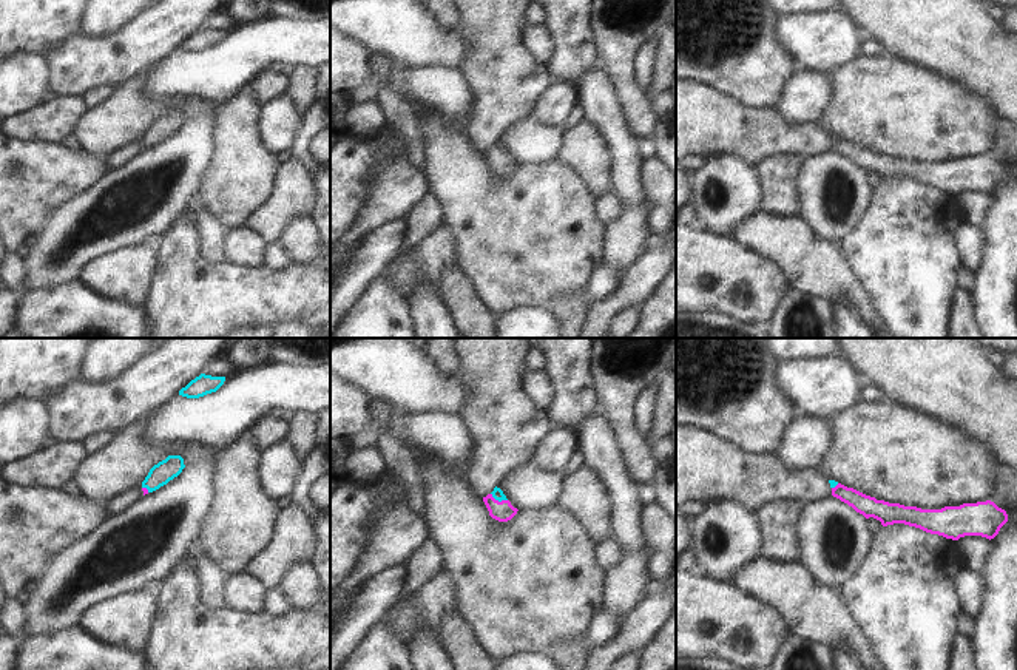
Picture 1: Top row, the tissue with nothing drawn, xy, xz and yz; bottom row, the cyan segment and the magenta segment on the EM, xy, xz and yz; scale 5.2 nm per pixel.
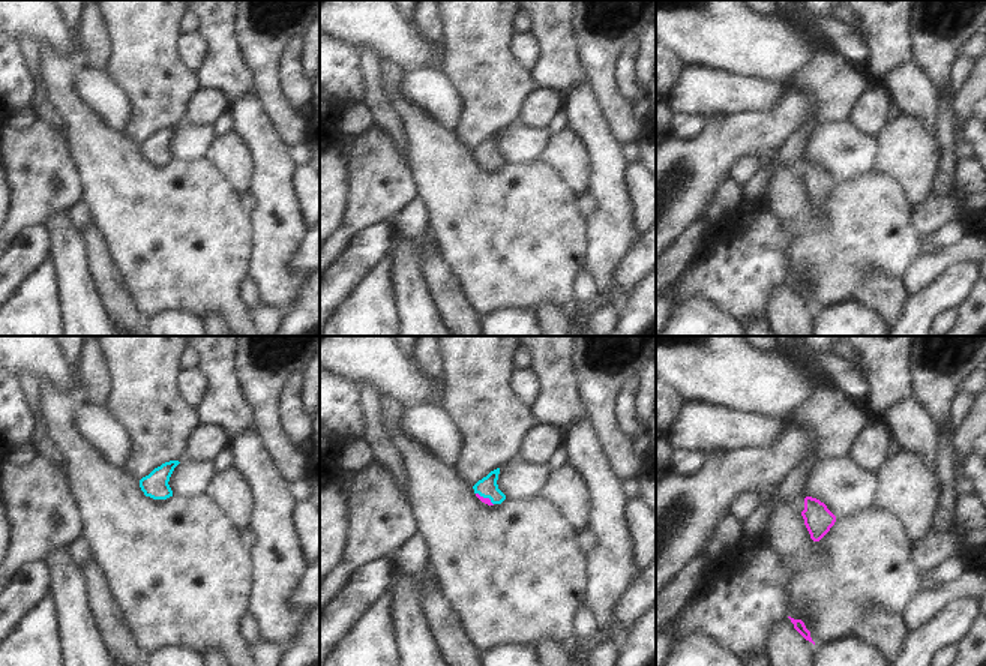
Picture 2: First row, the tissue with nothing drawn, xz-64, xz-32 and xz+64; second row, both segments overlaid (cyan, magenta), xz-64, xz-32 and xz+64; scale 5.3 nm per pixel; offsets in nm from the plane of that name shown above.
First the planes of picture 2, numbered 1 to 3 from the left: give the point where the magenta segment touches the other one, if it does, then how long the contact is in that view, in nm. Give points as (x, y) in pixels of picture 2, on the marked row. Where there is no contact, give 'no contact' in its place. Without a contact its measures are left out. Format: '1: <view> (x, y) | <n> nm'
1: no contact
2: xz-32 (485, 497) | 120 nm
3: no contact

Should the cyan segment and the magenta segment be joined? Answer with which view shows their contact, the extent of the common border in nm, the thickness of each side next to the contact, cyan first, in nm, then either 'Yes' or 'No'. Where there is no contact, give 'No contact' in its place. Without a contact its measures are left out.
Touches cyan in xz. Shared border 100 nm. Thickness 60 nm (cyan) against 110 nm. Yes

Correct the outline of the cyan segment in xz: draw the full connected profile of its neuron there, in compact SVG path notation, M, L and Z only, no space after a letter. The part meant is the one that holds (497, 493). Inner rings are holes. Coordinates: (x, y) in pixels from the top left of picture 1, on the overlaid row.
M494 488L491 494L483 497L489 516L498 522L508 522L517 514L517 508L511 505L500 488Z

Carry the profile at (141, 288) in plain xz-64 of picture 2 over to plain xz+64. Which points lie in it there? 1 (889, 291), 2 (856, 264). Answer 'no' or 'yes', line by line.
1: no
2: yes

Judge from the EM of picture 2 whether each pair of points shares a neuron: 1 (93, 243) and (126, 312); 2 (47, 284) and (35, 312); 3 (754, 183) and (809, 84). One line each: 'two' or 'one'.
1: one
2: one
3: one

